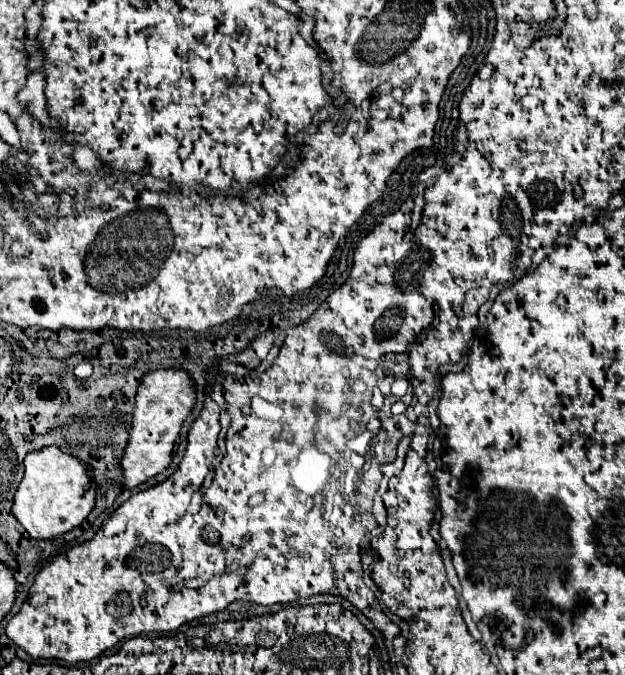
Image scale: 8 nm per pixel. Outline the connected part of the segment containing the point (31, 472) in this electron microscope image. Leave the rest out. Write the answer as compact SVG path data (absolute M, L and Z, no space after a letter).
M56 445L52 447L44 447L40 451L28 453L24 459L24 477L16 489L14 495L14 505L12 505L12 515L20 521L20 525L24 527L24 531L30 533L32 539L50 539L50 537L58 537L62 533L72 531L74 527L78 527L88 513L94 507L96 501L96 483L90 479L88 475L88 465L68 453L62 453Z

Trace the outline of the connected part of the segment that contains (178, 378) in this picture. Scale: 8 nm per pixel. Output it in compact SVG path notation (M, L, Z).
M156 369L140 379L140 387L136 391L136 403L132 409L130 439L120 459L122 489L132 489L144 483L146 479L162 473L170 465L174 447L178 443L180 427L186 415L190 415L194 401L196 393L192 387L192 379L184 369Z

